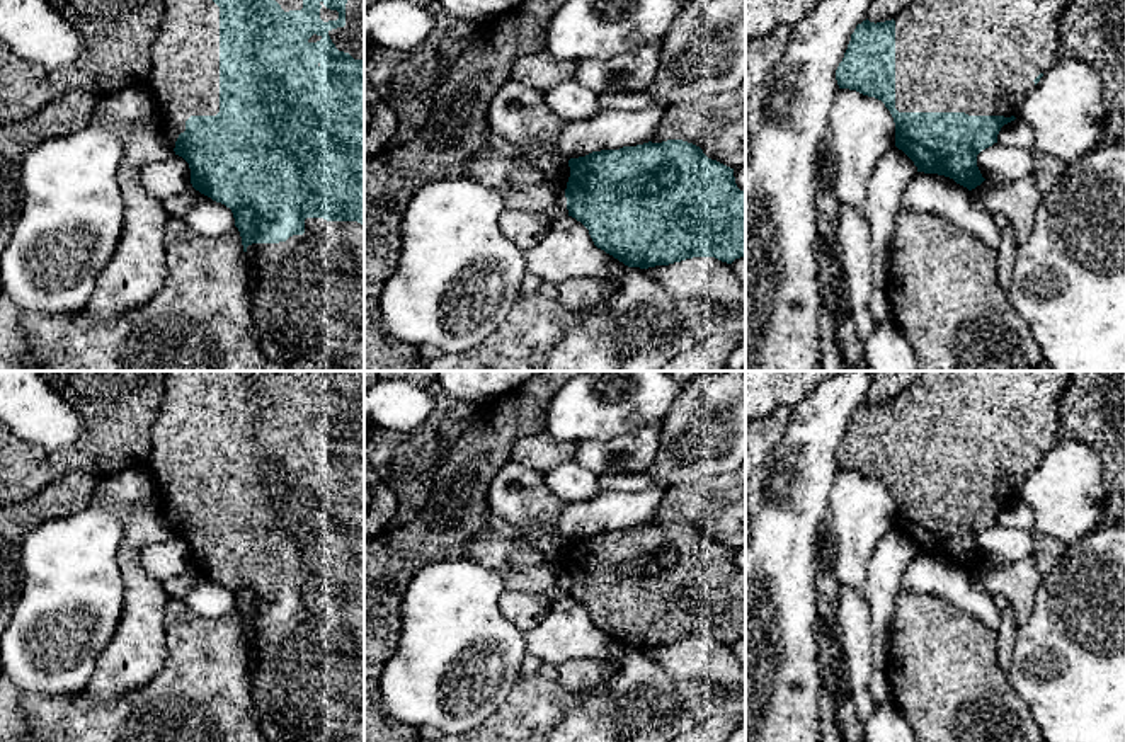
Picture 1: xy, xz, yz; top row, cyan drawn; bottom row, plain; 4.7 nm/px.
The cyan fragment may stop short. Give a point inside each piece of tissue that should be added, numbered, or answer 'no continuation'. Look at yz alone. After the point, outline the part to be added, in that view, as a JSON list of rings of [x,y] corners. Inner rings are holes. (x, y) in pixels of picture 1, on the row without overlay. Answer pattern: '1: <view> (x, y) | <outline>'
1: yz (977, 433) | [[[919,371],[895,402],[895,490],[899,494],[1016,495],[1016,483],[1057,442],[1059,402],[1071,371]]]

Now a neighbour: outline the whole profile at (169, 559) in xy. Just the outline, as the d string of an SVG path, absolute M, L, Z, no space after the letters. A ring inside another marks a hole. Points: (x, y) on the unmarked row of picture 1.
M179 536L145 546L140 563L160 584L192 568L189 545Z

